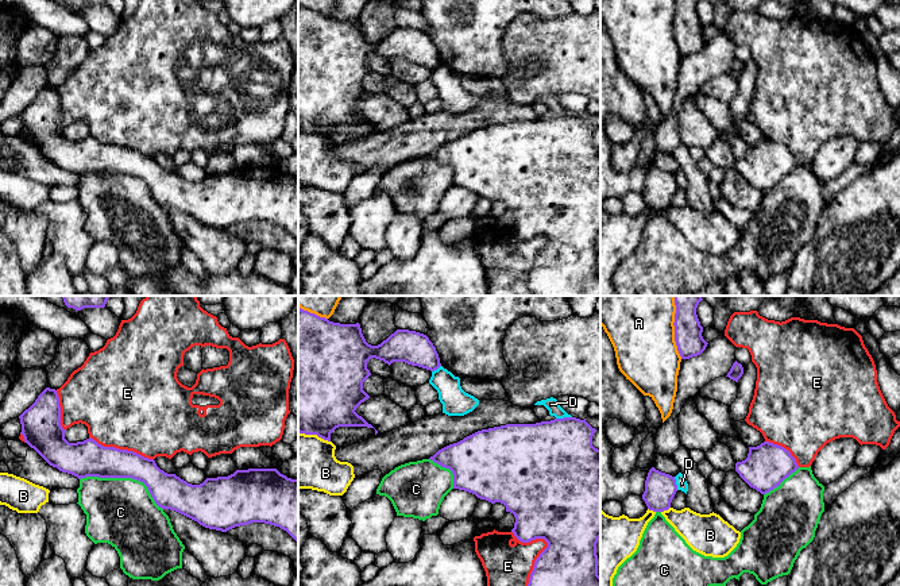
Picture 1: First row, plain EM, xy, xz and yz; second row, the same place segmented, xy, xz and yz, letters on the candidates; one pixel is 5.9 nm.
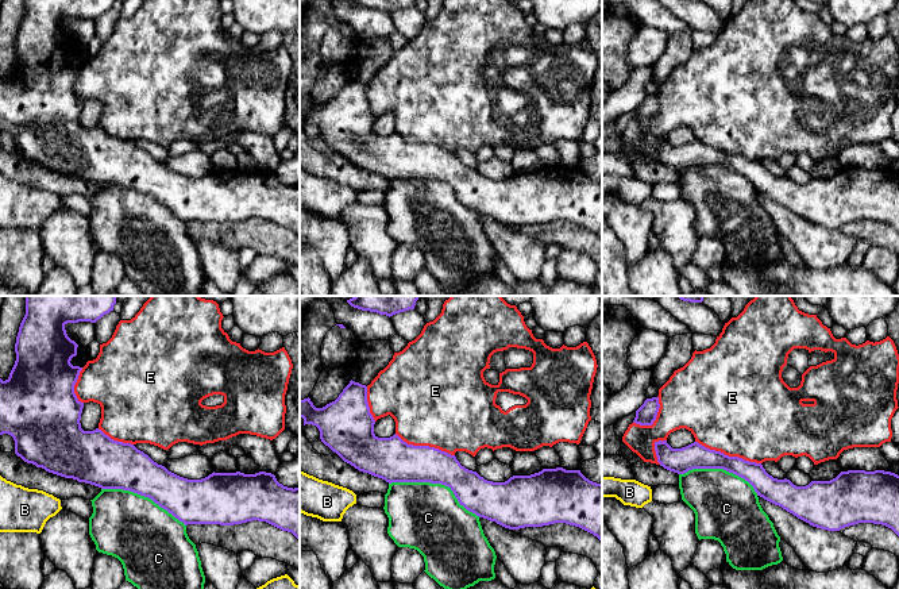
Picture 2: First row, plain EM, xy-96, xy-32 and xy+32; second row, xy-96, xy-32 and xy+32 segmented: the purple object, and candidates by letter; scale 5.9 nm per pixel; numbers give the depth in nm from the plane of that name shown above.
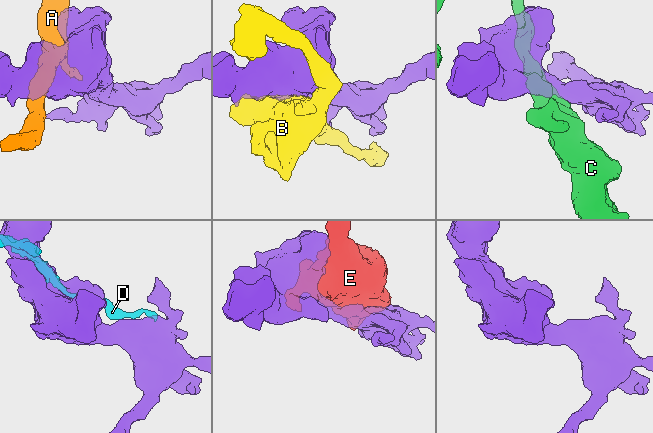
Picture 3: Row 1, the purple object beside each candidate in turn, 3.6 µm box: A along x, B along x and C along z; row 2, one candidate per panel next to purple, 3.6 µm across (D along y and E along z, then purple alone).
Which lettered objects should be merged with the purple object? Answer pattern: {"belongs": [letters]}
{"belongs": []}

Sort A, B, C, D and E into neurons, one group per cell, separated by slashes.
A / B / C / D / E

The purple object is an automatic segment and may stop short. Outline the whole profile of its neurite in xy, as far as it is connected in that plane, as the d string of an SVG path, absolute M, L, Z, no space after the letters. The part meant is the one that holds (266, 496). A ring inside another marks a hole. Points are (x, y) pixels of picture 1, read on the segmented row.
M46 388L19 419L24 442L50 466L62 473L78 479L86 477L132 478L147 486L159 508L175 510L205 528L227 532L235 527L264 523L279 527L298 543L298 479L287 478L277 469L236 470L228 477L206 478L200 485L192 485L175 474L161 470L154 459L134 451L104 447L92 437L69 443L65 439L66 429L61 425L58 393L50 388Z

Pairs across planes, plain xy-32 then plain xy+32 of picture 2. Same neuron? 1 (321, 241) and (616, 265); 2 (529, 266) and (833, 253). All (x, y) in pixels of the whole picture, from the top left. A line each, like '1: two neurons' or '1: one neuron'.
1: two neurons
2: one neuron

